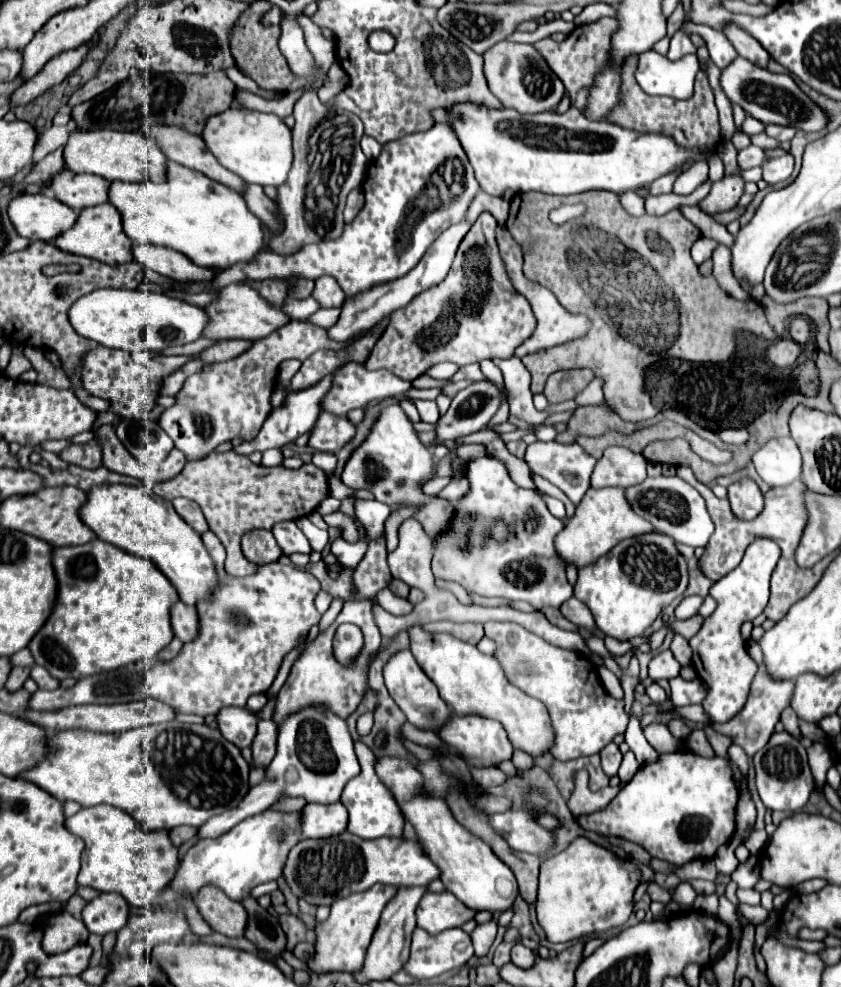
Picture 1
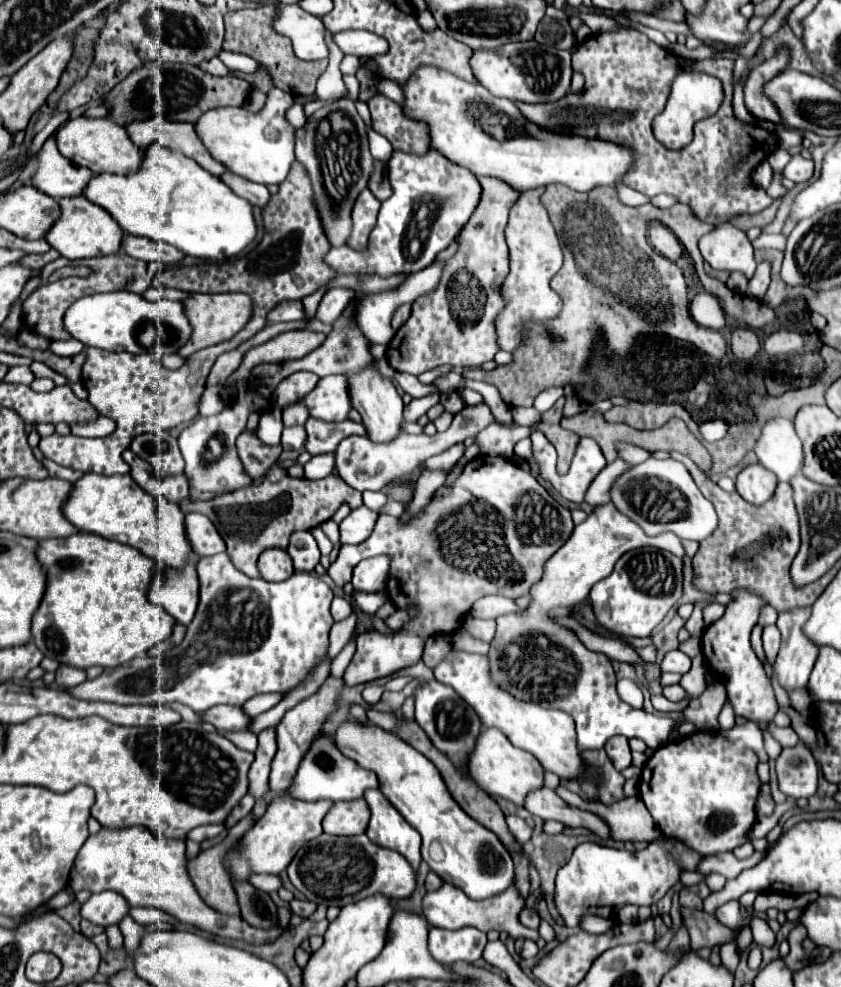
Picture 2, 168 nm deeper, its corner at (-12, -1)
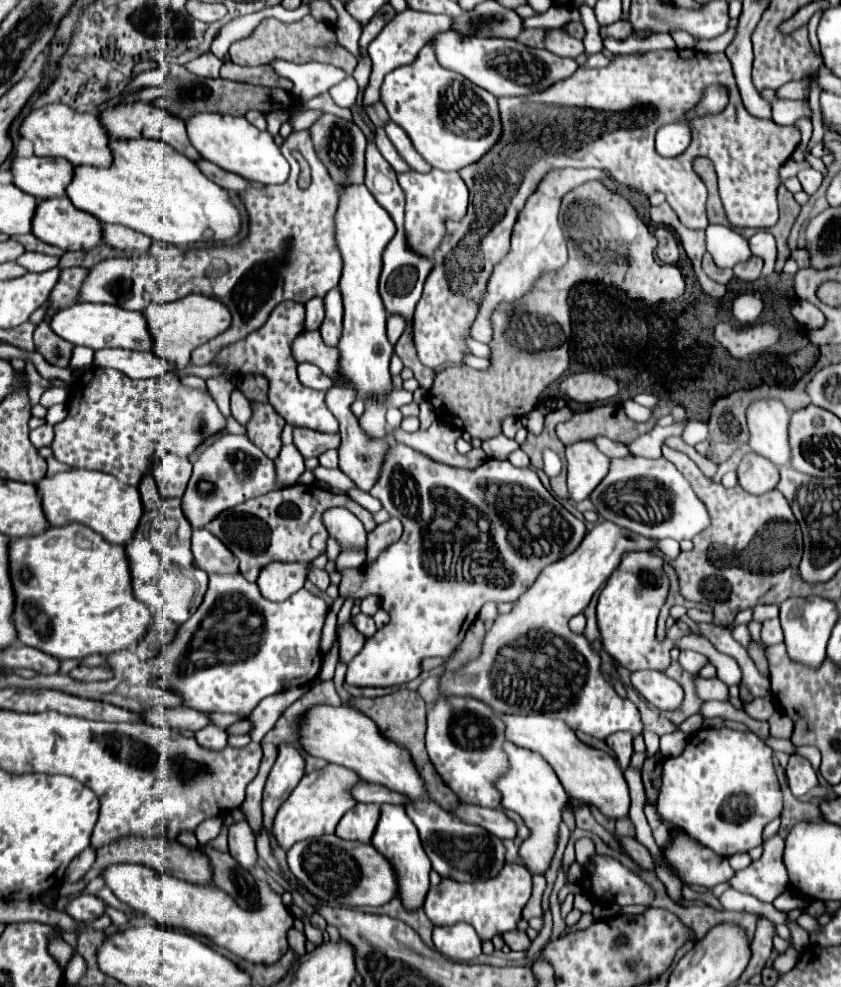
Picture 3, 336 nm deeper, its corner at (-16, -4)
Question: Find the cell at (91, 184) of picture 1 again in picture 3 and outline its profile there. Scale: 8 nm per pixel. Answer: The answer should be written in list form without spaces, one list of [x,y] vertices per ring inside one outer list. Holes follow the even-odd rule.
[[[16,158],[10,166],[14,184],[38,200],[64,196],[74,178],[74,166],[60,158]]]

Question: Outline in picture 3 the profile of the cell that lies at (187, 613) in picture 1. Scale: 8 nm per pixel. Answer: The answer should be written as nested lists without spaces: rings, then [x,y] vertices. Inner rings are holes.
[[[164,498],[160,510],[144,512],[135,537],[126,546],[128,558],[132,560],[136,600],[176,624],[184,624],[196,612],[208,588],[208,574],[192,560],[190,530],[190,522],[180,508],[180,498]]]

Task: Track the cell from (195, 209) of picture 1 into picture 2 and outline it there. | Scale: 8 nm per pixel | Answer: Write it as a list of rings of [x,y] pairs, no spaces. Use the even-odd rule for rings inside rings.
[[[148,145],[142,153],[144,165],[140,171],[128,175],[100,173],[84,189],[84,197],[106,209],[126,233],[164,241],[184,255],[206,261],[236,257],[256,237],[252,205],[224,185],[220,177],[162,145]]]

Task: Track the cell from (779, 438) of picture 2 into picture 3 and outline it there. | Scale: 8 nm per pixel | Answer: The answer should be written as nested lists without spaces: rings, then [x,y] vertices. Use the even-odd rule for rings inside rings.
[[[776,398],[758,400],[748,408],[748,428],[750,428],[750,442],[748,446],[774,462],[778,468],[790,466],[792,452],[788,444],[788,426],[790,426],[790,412],[786,406]]]

